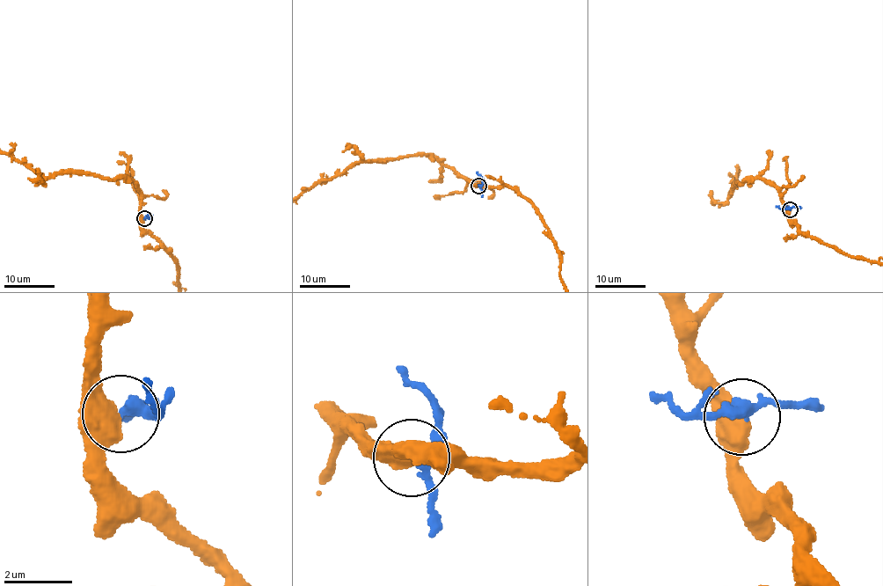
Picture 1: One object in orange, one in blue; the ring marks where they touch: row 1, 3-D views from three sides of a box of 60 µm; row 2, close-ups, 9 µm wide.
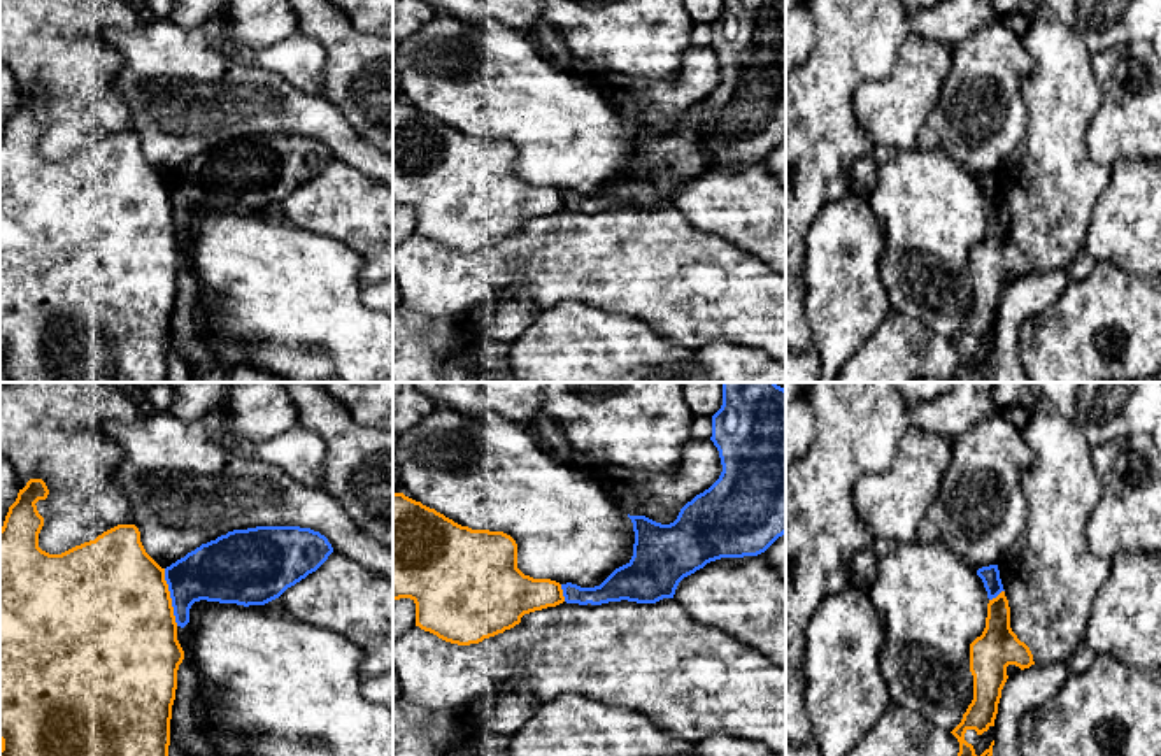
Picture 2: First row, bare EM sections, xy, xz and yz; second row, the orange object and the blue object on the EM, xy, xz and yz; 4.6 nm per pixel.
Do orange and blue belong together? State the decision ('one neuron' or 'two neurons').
two neurons

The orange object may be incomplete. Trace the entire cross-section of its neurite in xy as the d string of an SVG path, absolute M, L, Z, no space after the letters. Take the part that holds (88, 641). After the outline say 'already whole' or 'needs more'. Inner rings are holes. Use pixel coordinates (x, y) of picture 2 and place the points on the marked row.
M30 479L19 489L0 528L0 756L168 756L172 705L184 651L177 640L177 623L165 568L146 553L135 524L118 524L95 540L61 554L42 551L39 533L44 526L44 517L35 503L46 500L47 495L49 489L42 479Z; already whole

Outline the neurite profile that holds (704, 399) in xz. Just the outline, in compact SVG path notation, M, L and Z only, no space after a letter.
M680 382L680 389L694 416L712 417L723 405L723 382Z

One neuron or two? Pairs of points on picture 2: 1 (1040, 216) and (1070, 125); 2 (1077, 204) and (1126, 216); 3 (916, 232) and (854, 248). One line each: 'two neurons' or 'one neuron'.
1: one neuron
2: two neurons
3: two neurons

